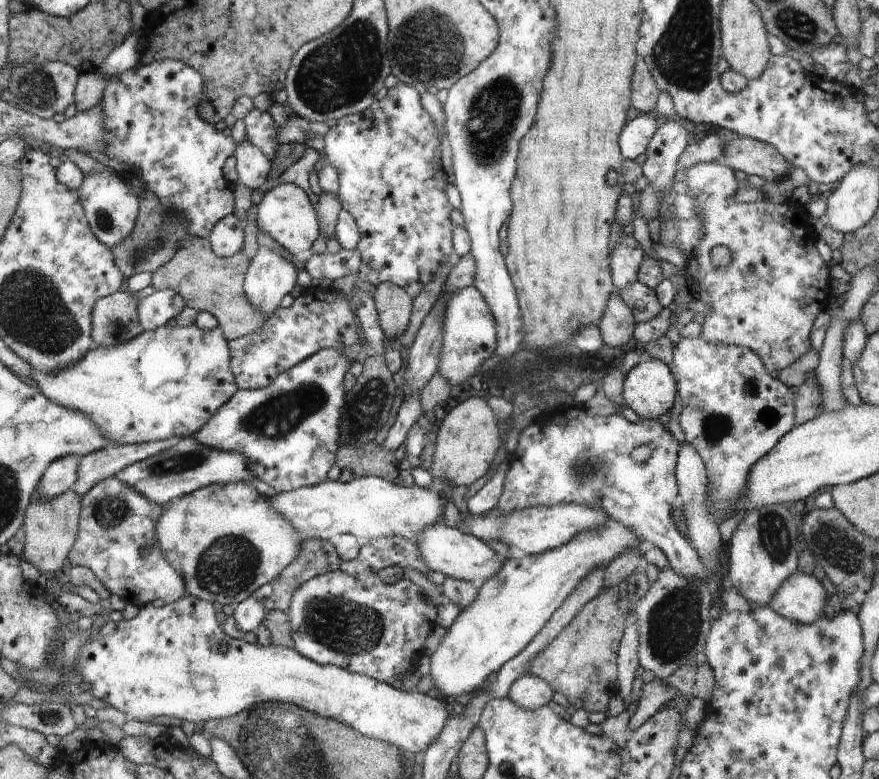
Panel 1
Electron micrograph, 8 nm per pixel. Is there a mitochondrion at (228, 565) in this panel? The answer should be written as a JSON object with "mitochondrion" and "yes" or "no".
{"mitochondrion":"yes"}

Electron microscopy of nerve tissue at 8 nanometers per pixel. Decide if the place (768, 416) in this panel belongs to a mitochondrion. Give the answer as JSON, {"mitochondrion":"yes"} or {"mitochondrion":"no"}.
{"mitochondrion":"no"}

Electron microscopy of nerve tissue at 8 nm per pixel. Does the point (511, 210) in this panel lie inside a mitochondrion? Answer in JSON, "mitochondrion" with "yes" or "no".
{"mitochondrion":"no"}

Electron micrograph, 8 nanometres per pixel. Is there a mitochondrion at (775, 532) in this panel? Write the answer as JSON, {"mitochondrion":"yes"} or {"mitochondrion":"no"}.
{"mitochondrion":"yes"}

